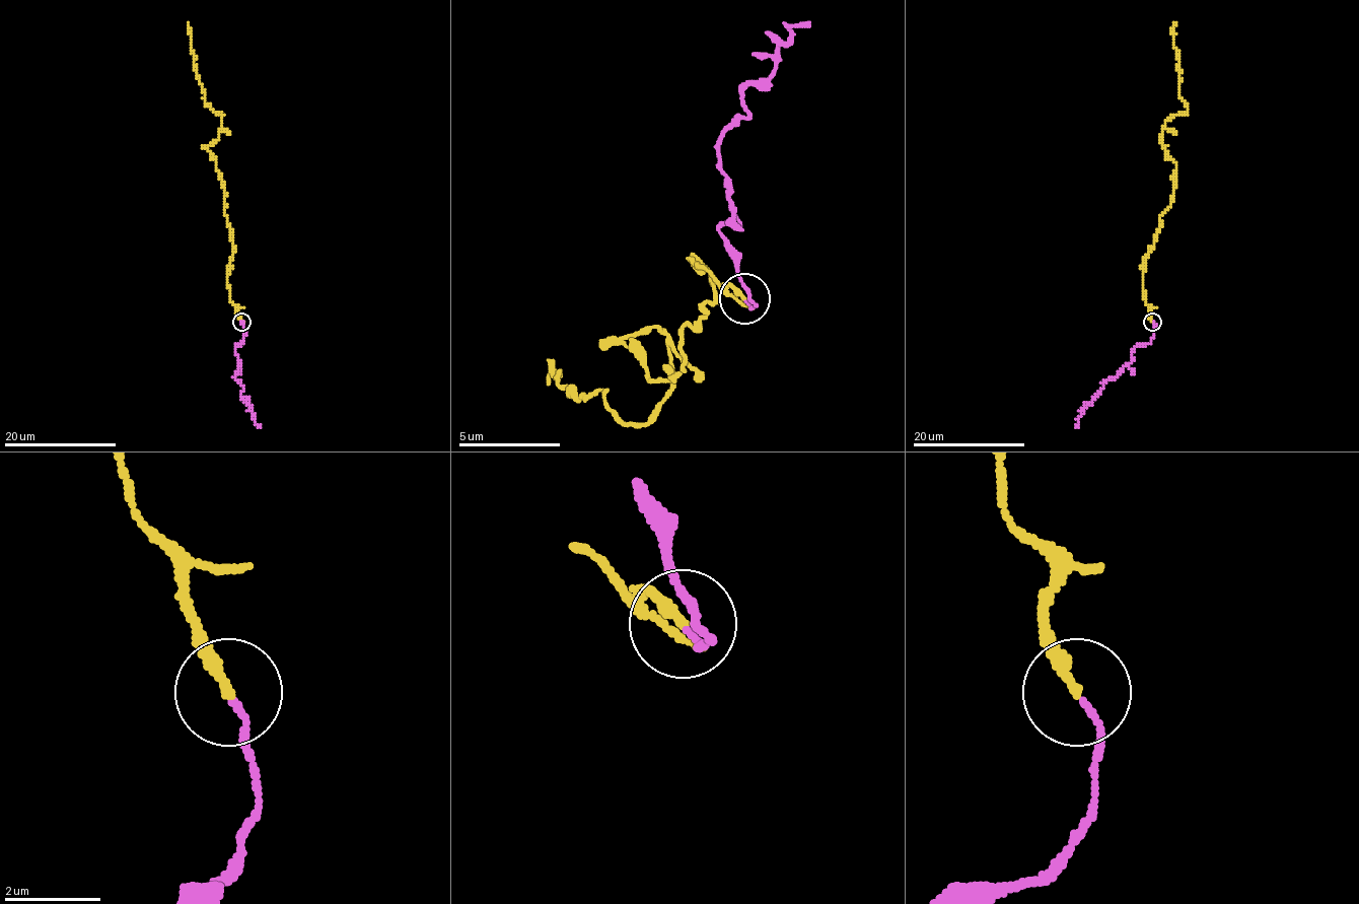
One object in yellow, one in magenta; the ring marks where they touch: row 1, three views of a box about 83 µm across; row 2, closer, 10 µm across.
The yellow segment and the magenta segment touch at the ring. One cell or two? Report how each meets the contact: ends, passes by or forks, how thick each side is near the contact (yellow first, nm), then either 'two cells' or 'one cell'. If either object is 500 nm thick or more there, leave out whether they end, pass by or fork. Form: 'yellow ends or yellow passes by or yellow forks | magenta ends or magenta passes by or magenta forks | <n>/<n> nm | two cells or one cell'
yellow ends | magenta ends | 240/110 nm | one cell

